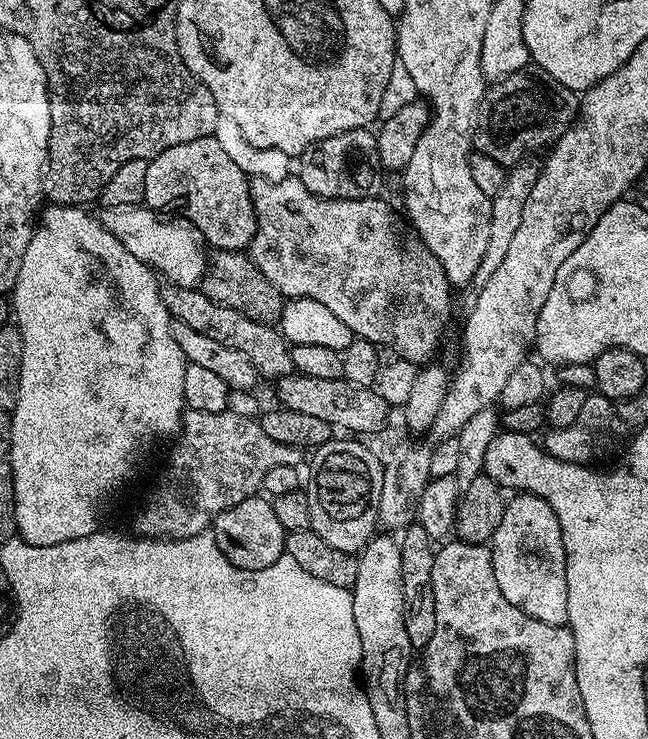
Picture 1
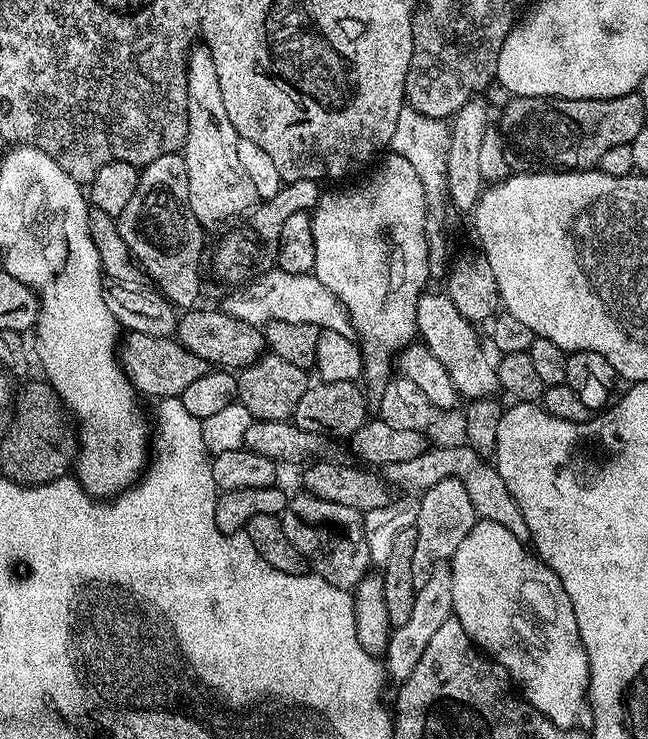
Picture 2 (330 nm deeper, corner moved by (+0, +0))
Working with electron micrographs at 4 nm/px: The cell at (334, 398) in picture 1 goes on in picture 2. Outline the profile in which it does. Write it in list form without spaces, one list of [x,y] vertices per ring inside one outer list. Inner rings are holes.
[[[128,332],[123,337],[119,351],[122,367],[133,387],[139,393],[155,398],[180,396],[186,386],[192,385],[198,378],[210,371],[207,361],[191,352],[184,344],[172,336],[155,336],[141,332]]]

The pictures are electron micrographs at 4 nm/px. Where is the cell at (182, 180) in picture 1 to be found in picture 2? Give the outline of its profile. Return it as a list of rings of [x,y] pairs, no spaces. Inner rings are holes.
[[[171,152],[143,165],[138,190],[134,190],[134,198],[122,210],[118,223],[120,237],[136,262],[148,270],[160,295],[177,309],[191,309],[200,296],[206,230],[188,205],[188,171],[183,155]]]

